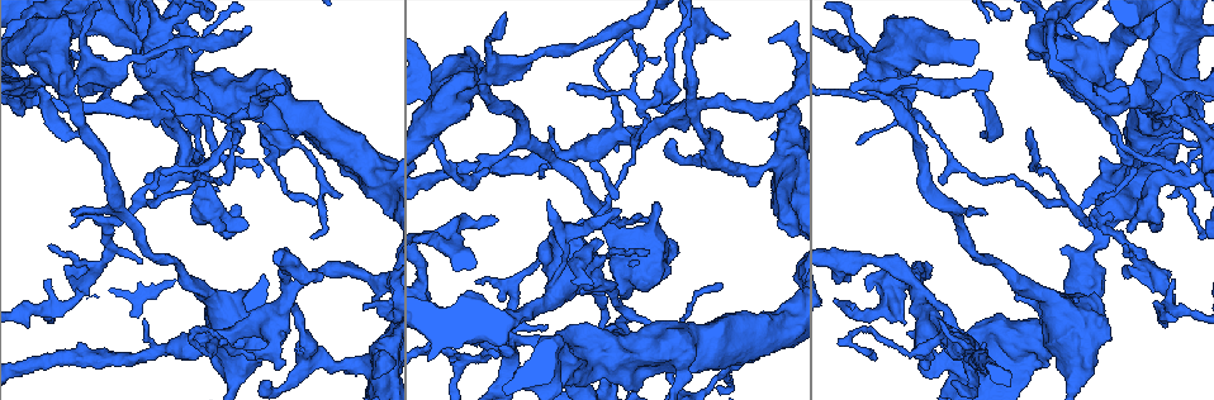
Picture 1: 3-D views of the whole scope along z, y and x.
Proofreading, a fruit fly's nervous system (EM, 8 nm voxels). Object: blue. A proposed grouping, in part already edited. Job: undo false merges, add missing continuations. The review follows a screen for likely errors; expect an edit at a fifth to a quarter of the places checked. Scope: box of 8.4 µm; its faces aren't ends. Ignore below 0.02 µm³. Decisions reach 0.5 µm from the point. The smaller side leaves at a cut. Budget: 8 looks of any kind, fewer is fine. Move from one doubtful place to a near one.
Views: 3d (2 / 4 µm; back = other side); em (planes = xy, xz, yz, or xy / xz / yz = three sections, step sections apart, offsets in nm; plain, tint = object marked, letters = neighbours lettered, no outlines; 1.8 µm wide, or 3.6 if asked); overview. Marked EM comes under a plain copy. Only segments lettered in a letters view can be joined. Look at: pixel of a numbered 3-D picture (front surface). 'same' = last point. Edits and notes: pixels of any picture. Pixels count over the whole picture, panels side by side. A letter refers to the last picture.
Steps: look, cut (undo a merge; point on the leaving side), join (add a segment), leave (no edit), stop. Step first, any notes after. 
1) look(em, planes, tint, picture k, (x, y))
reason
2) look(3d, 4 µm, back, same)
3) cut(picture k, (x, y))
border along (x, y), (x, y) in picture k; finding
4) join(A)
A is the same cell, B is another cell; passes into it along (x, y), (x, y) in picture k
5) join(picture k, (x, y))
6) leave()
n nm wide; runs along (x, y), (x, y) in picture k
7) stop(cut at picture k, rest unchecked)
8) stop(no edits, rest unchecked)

look(em, 3.6 µm, xz, step 8, tint, picture 1, (240, 367))
sudden change in width

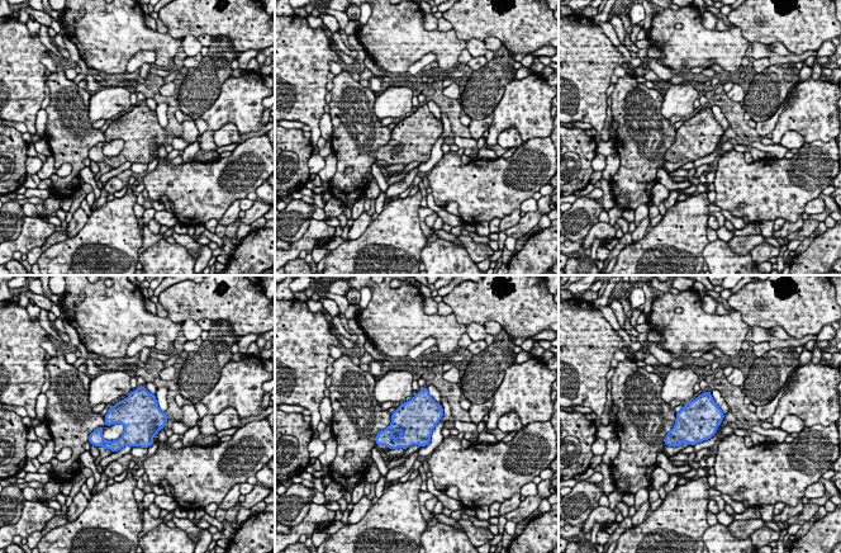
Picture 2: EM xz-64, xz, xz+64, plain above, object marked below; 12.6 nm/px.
look(em, 3.6 µm, planes, letters, same)
another direction

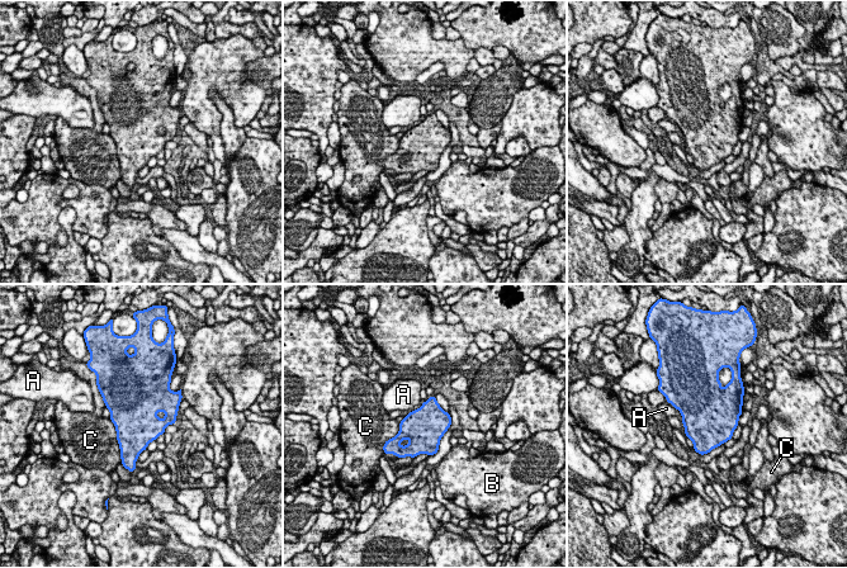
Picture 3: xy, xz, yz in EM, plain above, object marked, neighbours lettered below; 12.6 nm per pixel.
leave()
550 nm wide; A, B and C are other cells; border along (671, 403), (676, 408) in picture 3; one cell here

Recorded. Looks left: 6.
look(em, planes, letters, picture 1, (690, 111))

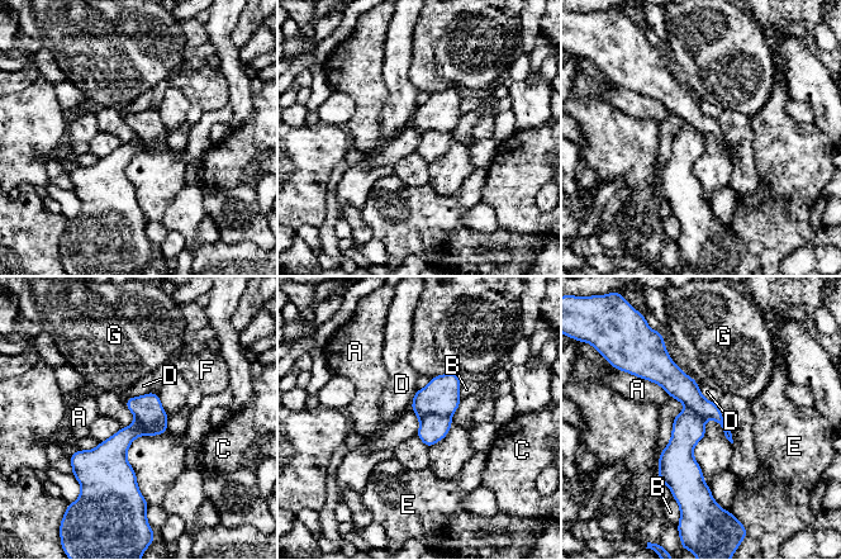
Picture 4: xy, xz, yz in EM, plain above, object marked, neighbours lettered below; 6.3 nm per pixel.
leave()
A touches over 320 nm; A, B, C, D, E, F and G are other cells; runs along (664, 354), (690, 397), (697, 494) in picture 4; one cell here

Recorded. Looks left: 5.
look(em, planes, letters, picture 1, (266, 382))
tapers out

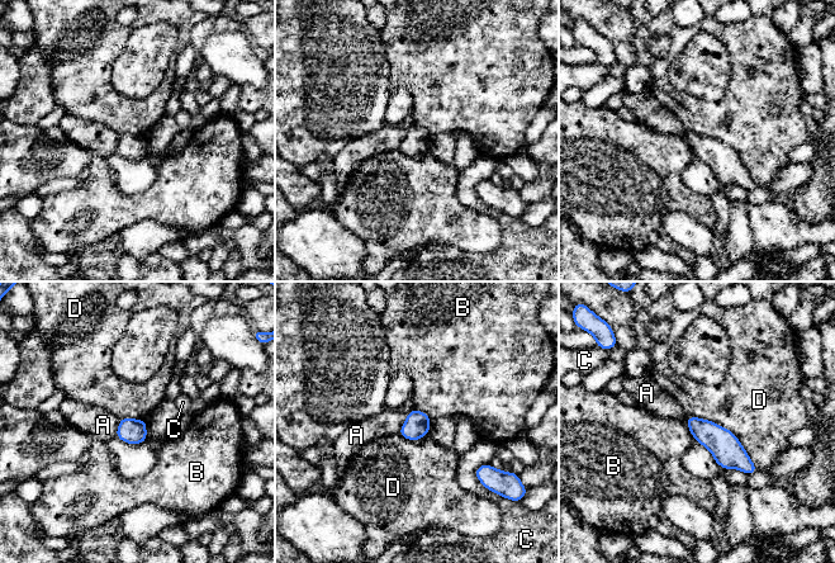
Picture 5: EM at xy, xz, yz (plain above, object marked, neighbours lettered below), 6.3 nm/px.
leave()
A, B, C and D are other cells; border along (689, 415), (729, 429), (758, 469) in picture 5; no lettered segment goes on from it

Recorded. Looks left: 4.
stop(no edits, rest unchecked)

